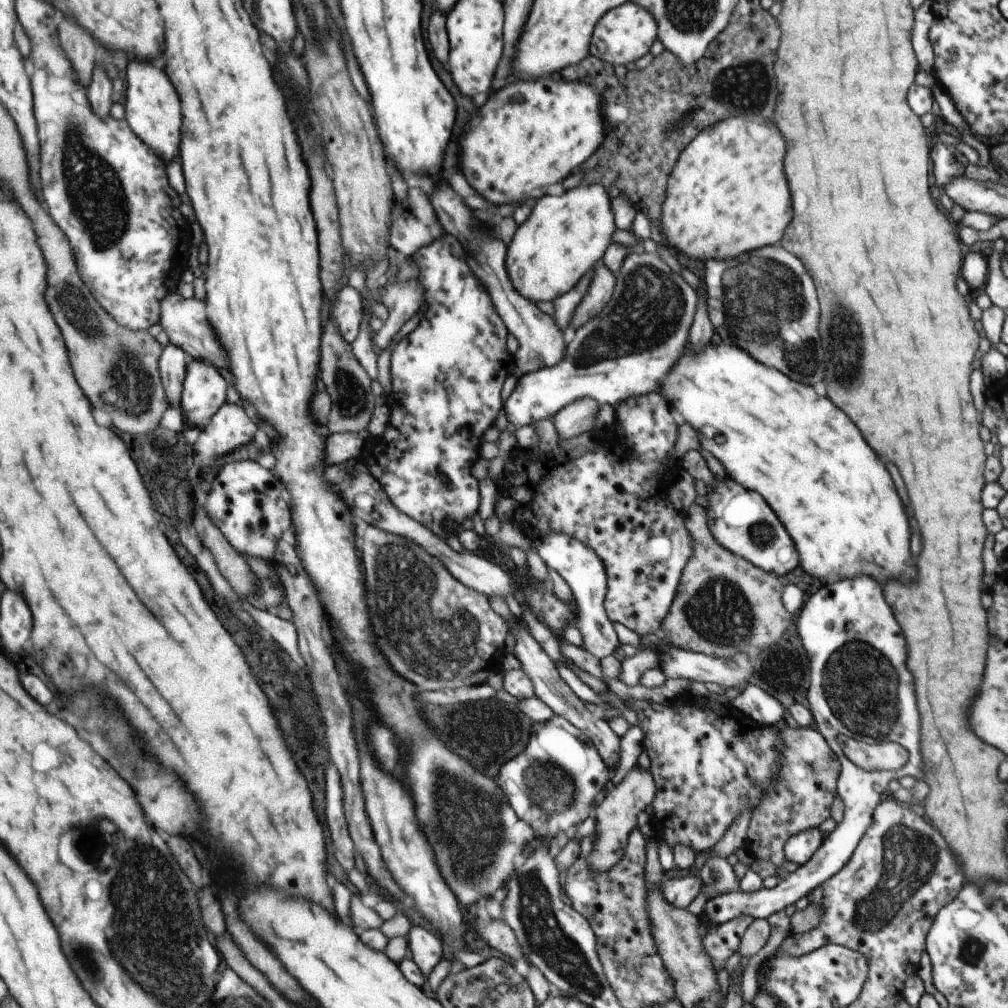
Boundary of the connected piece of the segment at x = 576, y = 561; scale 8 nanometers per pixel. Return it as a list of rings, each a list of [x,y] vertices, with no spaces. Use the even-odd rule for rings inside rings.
[[[548,533],[545,537],[533,538],[531,542],[545,567],[556,571],[571,590],[577,607],[576,630],[581,636],[580,648],[598,660],[611,655],[620,643],[604,612],[607,576],[601,562],[589,548],[562,533]]]

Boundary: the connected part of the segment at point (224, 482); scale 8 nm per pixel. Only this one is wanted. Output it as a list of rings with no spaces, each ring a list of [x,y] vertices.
[[[227,462],[207,496],[207,503],[203,506],[230,544],[241,554],[246,553],[273,563],[279,538],[283,536],[283,532],[291,530],[289,494],[281,480],[271,470],[263,468],[259,462]]]

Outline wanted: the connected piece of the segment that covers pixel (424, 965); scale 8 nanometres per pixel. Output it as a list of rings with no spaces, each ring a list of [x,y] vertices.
[[[411,927],[406,936],[407,956],[419,968],[426,980],[422,990],[429,993],[427,976],[442,958],[442,948],[438,938],[431,931],[421,927]]]

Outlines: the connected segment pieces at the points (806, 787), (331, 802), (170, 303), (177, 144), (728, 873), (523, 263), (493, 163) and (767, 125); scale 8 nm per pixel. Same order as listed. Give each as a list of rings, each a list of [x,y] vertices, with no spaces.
[[[780,724],[779,735],[783,746],[781,756],[781,769],[778,770],[778,777],[774,778],[775,788],[762,796],[762,801],[758,802],[758,808],[751,814],[751,820],[747,826],[747,838],[744,845],[753,857],[765,860],[775,866],[775,876],[785,876],[787,872],[783,865],[786,862],[785,850],[783,846],[791,836],[802,832],[804,829],[819,827],[827,818],[827,806],[831,806],[835,798],[835,780],[837,774],[841,774],[841,764],[838,756],[830,750],[829,744],[823,739],[817,730],[810,727],[799,727],[794,725],[792,728],[786,724]]]
[[[335,764],[327,768],[327,824],[331,830],[333,850],[341,866],[348,872],[353,868],[353,844],[349,836],[349,824],[345,818],[345,802],[343,802],[343,784],[341,774]]]
[[[171,292],[162,301],[162,318],[159,324],[168,335],[170,343],[181,347],[194,360],[202,359],[202,362],[210,363],[211,365],[215,364],[219,368],[227,368],[229,366],[227,352],[217,342],[211,324],[207,324],[205,308],[207,308],[207,304],[203,300],[197,300],[197,298],[185,300],[183,296]]]
[[[133,60],[129,64],[126,78],[125,120],[135,135],[146,143],[151,151],[163,158],[163,162],[173,162],[181,154],[181,130],[183,130],[183,114],[181,114],[181,98],[167,78],[163,70],[149,62]]]
[[[709,852],[708,858],[705,858],[705,862],[697,874],[703,888],[707,891],[712,890],[715,894],[738,891],[739,880],[732,873],[732,867],[727,864],[725,859]]]
[[[598,183],[577,186],[559,196],[539,198],[537,204],[533,206],[529,218],[515,230],[513,238],[506,248],[504,268],[512,288],[521,297],[533,303],[537,303],[539,300],[549,302],[549,300],[554,300],[567,293],[575,287],[577,280],[581,280],[584,277],[583,274],[587,270],[591,270],[593,264],[603,256],[605,248],[611,245],[615,230],[611,198],[605,188]]]
[[[545,76],[539,78],[539,82],[527,80],[503,86],[471,118],[471,136],[467,132],[461,140],[461,170],[467,184],[491,204],[523,202],[527,198],[543,196],[549,184],[563,180],[603,142],[602,106],[594,88],[582,81],[565,82]]]
[[[755,114],[727,117],[723,122],[718,121],[706,128],[707,130],[703,130],[703,134],[699,134],[699,138],[695,138],[695,142],[691,142],[691,146],[687,146],[687,150],[683,152],[683,158],[678,158],[679,166],[676,166],[675,174],[671,174],[671,182],[667,182],[667,202],[663,202],[663,206],[661,206],[661,219],[658,224],[660,232],[665,234],[667,242],[677,254],[684,254],[701,261],[734,258],[743,253],[775,244],[781,238],[783,228],[791,220],[791,198],[789,198],[789,190],[787,190],[787,182],[785,182],[785,174],[783,174],[783,162],[781,162],[783,154],[785,154],[783,136],[779,134],[779,130],[775,128],[773,122],[769,122],[761,116],[755,116]]]

